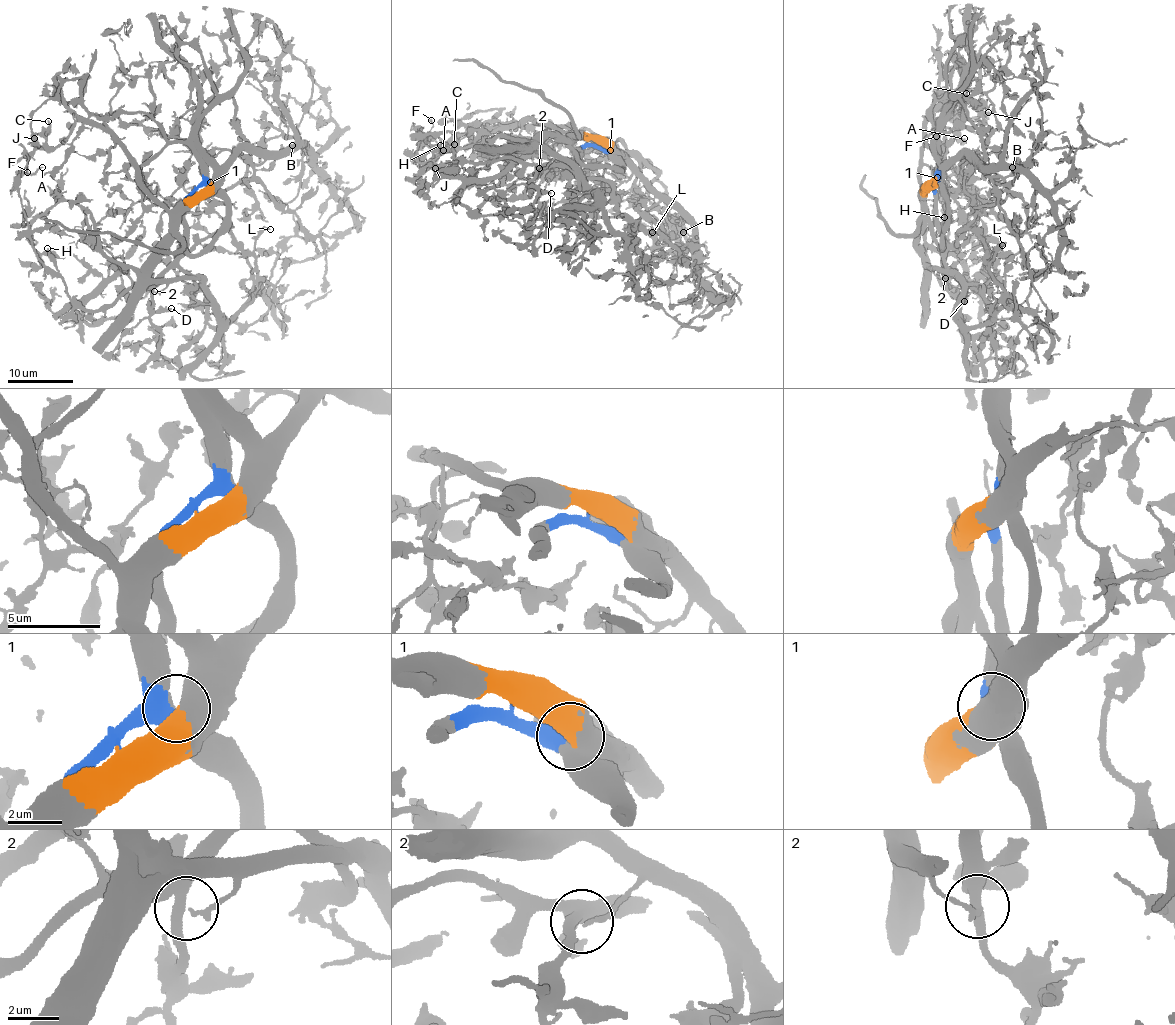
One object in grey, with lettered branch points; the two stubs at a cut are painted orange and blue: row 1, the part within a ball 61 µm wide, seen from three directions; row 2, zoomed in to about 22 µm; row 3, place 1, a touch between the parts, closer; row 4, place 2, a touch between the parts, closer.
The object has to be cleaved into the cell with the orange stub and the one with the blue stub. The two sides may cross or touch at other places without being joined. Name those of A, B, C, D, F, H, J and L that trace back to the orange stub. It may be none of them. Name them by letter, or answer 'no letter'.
A, B, C, F, J

